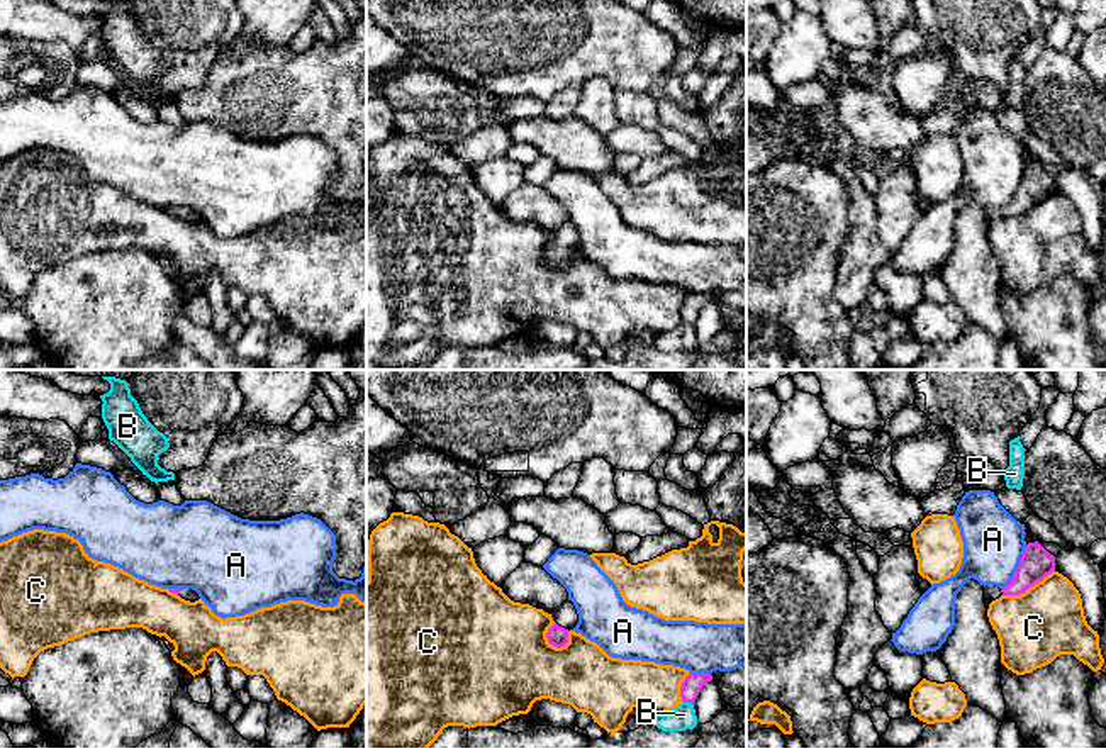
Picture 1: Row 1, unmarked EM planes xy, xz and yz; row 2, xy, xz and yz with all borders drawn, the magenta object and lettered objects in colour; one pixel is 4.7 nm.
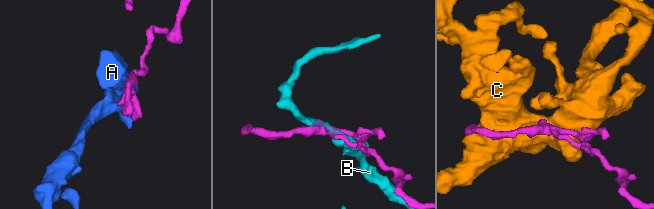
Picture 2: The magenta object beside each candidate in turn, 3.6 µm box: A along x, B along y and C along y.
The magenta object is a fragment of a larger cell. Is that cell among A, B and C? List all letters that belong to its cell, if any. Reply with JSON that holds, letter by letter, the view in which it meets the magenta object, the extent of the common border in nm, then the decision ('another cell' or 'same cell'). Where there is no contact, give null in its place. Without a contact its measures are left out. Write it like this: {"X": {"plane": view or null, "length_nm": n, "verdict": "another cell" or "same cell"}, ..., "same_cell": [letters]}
{"A": {"plane": "yz", "length_nm": 240, "verdict": "another cell"}, "B": {"plane": "xz", "length_nm": 60, "verdict": "another cell"}, "C": {"plane": "yz", "length_nm": 280, "verdict": "another cell"}, "same_cell": []}

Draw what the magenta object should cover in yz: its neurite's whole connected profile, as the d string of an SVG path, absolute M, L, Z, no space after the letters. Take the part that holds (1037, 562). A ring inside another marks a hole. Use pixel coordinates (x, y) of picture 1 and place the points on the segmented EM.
M1038 541L1028 543L1013 580L1004 589L996 585L984 587L986 607L989 609L989 604L1001 595L1025 594L1052 572L1055 572L1055 556L1050 555Z

